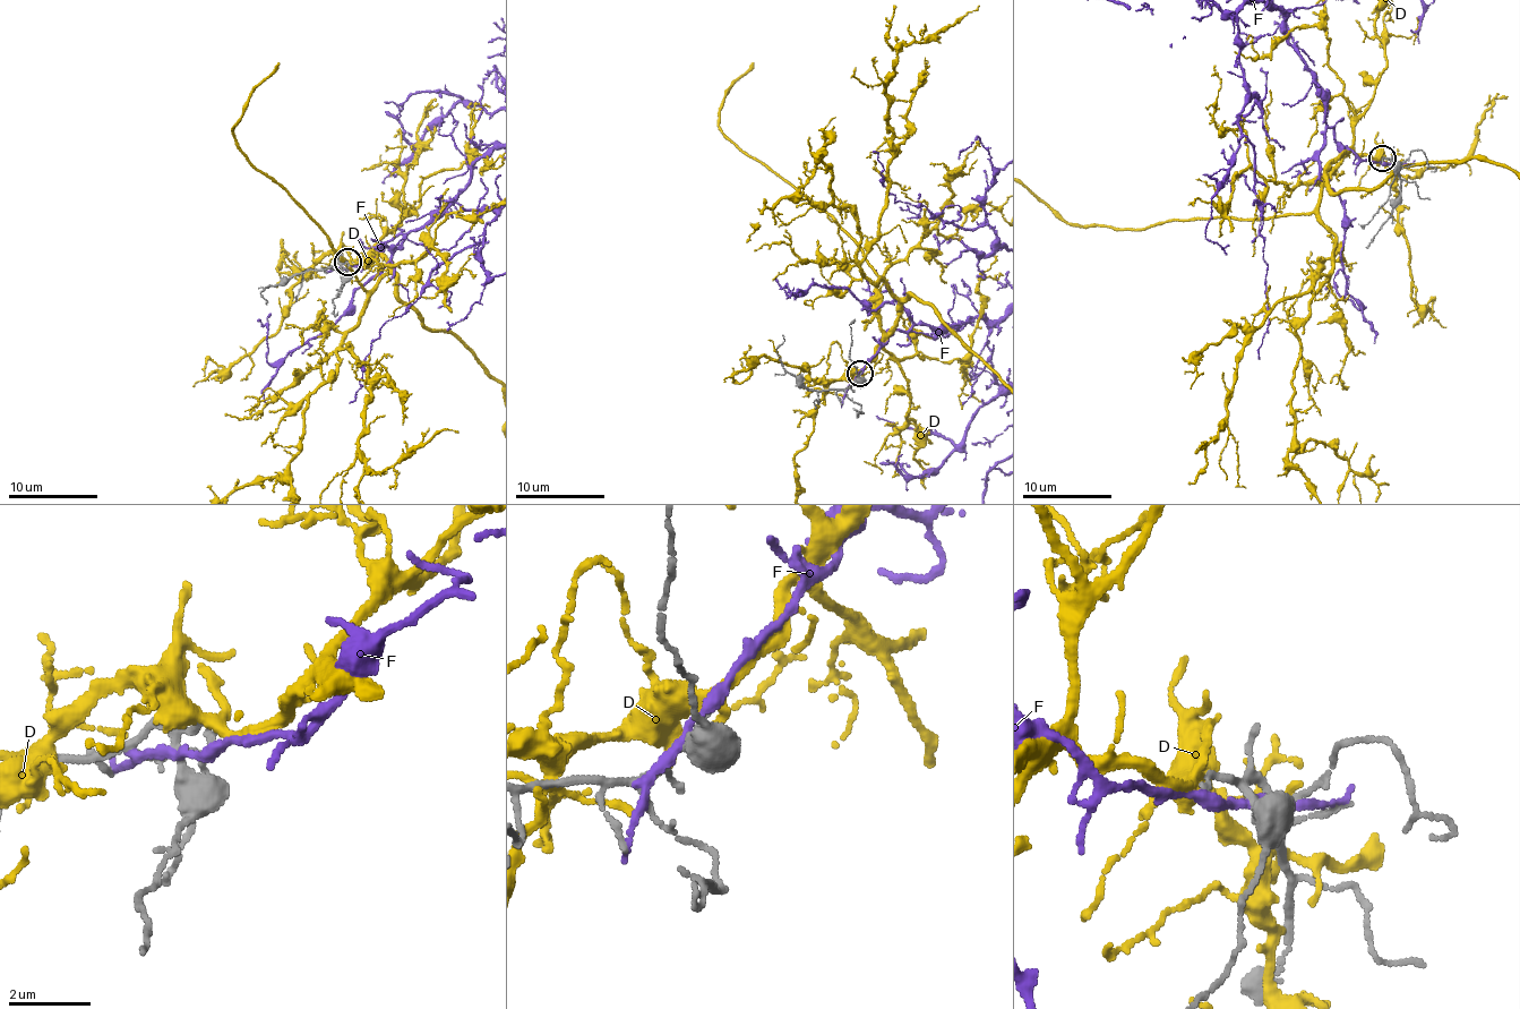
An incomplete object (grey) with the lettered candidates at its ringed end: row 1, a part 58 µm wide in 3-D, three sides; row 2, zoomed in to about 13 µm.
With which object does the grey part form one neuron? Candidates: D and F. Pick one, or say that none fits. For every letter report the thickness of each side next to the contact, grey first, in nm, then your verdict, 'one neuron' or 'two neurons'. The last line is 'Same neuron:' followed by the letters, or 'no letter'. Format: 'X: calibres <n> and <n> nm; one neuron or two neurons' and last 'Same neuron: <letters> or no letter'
D: calibres 170 and 360 nm; two neurons
F: calibres 140 and 240 nm; two neurons
Same neuron: no letter

